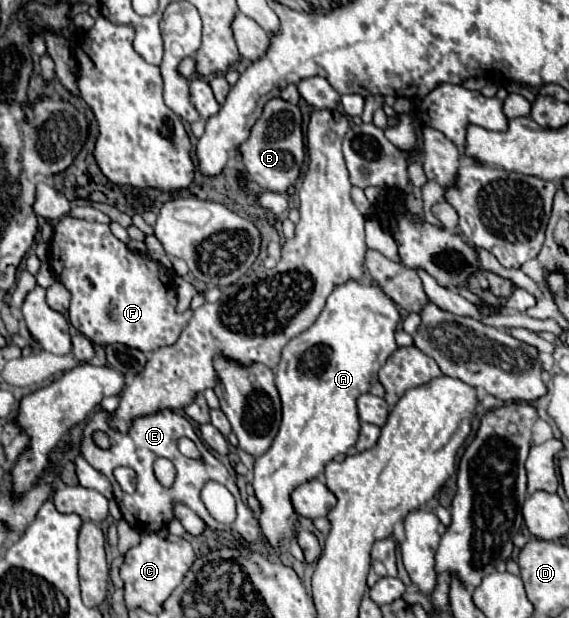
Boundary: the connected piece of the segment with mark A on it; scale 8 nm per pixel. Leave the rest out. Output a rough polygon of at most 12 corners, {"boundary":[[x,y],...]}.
{"boundary":[[335,285],[283,349],[283,419],[255,459],[259,525],[293,539],[289,493],[359,435],[357,397],[395,351],[399,307]]}

